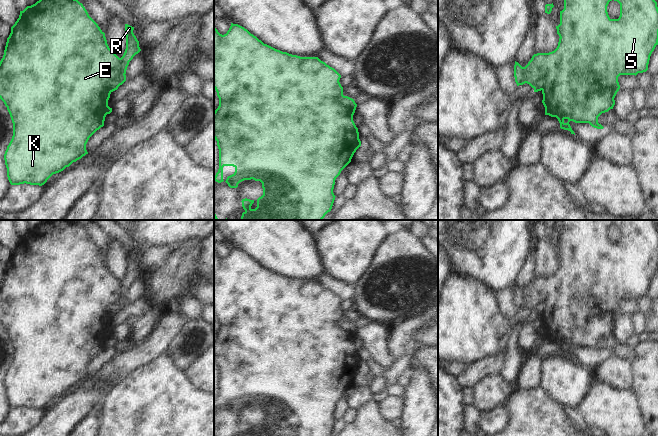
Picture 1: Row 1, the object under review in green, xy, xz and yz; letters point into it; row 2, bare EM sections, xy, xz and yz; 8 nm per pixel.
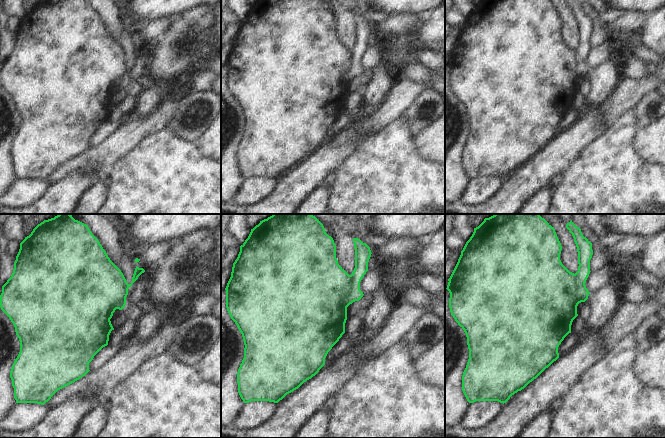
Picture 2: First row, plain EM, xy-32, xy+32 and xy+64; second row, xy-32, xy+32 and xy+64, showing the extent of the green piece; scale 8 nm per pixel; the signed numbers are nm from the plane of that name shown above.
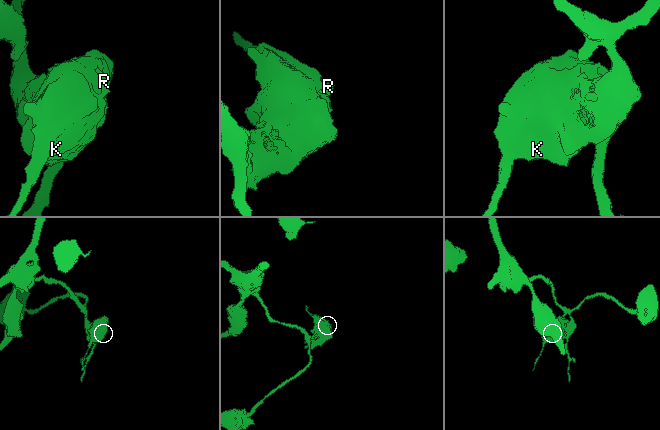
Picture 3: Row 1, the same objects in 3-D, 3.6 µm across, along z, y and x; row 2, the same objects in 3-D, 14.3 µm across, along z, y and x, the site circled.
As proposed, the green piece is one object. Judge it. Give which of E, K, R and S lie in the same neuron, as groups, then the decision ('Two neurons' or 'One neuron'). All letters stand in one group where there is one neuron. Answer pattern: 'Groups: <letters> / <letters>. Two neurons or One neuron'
Groups: E K S / R. Two neurons

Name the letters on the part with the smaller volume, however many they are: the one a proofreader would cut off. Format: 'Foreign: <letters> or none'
Foreign: R

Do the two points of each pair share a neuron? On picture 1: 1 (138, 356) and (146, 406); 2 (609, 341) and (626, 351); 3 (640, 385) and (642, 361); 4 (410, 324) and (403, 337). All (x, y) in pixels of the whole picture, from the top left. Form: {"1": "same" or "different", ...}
{"1": "different", "2": "same", "3": "same", "4": "same"}

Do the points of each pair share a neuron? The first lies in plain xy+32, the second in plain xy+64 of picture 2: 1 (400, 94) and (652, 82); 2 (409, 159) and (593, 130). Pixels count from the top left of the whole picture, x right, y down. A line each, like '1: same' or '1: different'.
1: same
2: different

